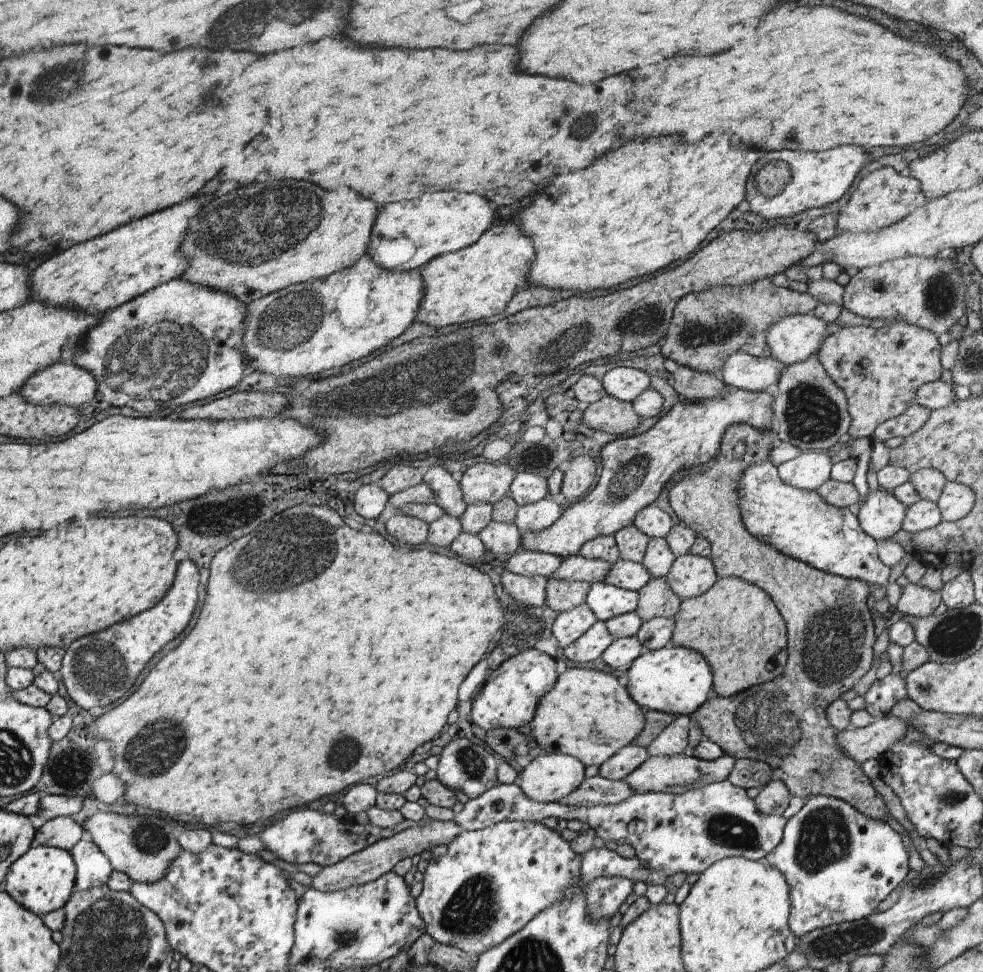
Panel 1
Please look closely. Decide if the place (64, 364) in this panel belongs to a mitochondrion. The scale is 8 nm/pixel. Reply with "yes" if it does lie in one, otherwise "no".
no

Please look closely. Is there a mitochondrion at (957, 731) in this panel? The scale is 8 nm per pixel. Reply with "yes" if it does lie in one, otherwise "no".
no

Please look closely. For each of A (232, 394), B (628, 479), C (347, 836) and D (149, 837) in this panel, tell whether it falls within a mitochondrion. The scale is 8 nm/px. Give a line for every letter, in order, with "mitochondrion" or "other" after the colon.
A: other
B: mitochondrion
C: other
D: mitochondrion

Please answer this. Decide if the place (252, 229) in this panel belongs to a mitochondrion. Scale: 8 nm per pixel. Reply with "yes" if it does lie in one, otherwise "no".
yes

